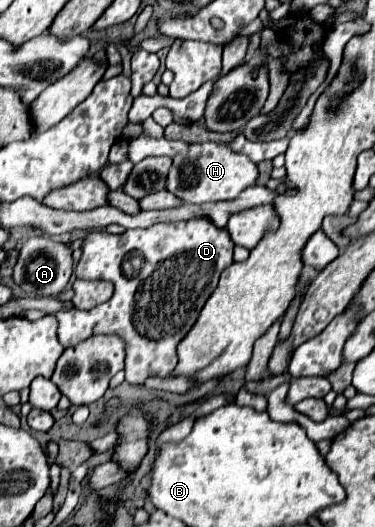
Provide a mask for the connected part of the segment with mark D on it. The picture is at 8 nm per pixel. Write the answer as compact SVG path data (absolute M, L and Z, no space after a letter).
M192 219L186 223L158 223L150 229L128 229L122 235L110 235L106 231L90 231L84 247L82 259L76 265L78 279L104 279L112 281L116 291L106 303L92 307L88 311L58 311L58 339L64 347L74 347L76 343L92 335L116 333L126 341L126 381L130 385L142 385L150 377L172 377L178 363L176 347L188 335L190 327L196 323L204 303L218 285L220 273L232 263L234 243L226 229L214 227L208 219Z

